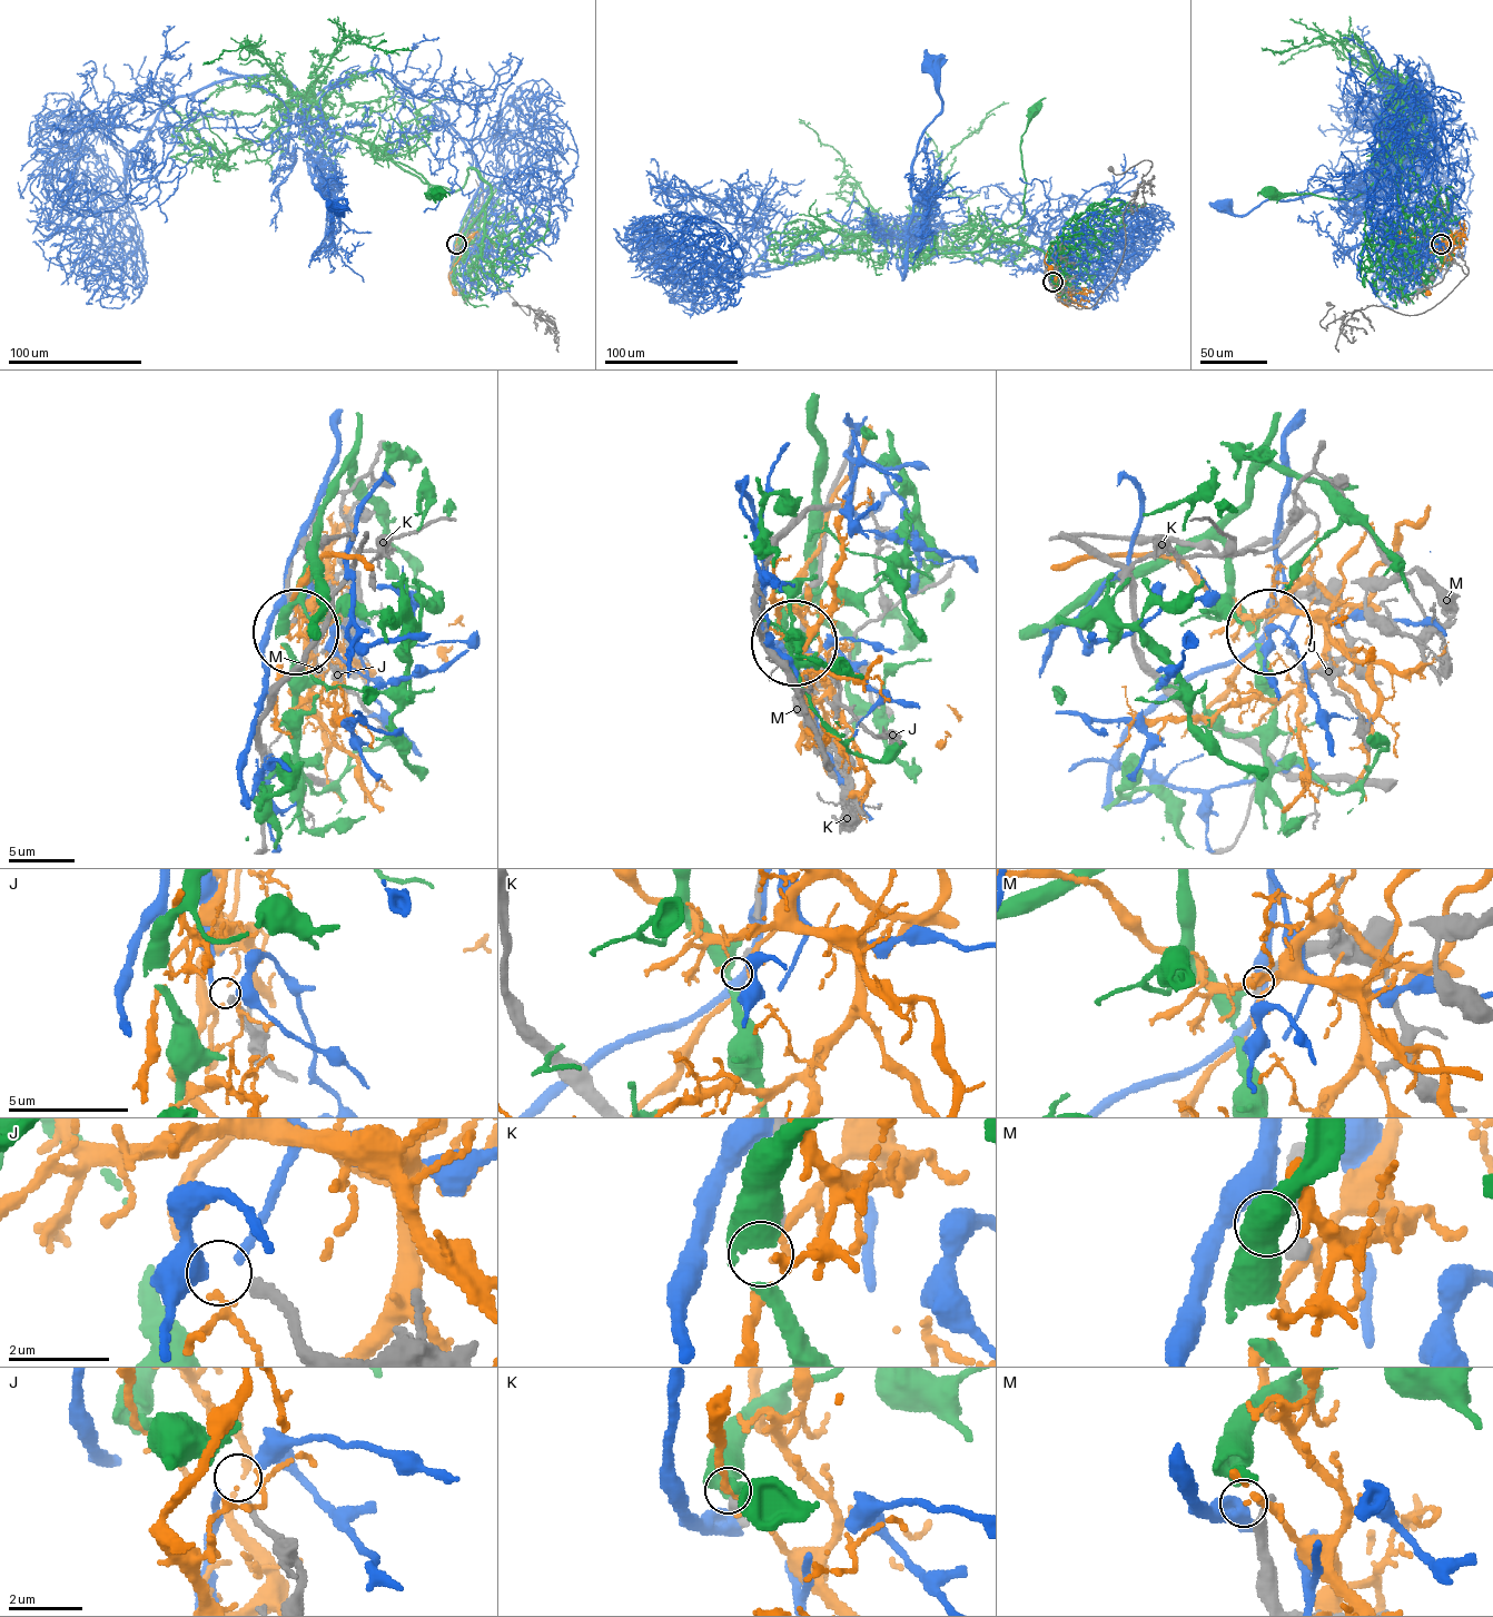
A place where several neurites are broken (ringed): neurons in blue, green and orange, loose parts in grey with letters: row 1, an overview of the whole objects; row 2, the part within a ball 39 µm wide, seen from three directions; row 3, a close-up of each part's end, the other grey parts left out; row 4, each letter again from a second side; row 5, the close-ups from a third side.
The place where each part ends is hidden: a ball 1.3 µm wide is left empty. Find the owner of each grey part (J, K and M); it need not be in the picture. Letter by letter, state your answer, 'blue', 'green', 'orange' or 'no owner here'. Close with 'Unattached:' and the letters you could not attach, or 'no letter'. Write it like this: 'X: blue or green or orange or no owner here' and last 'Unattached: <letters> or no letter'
J: no owner here
K: no owner here
M: green
Unattached: J, K

